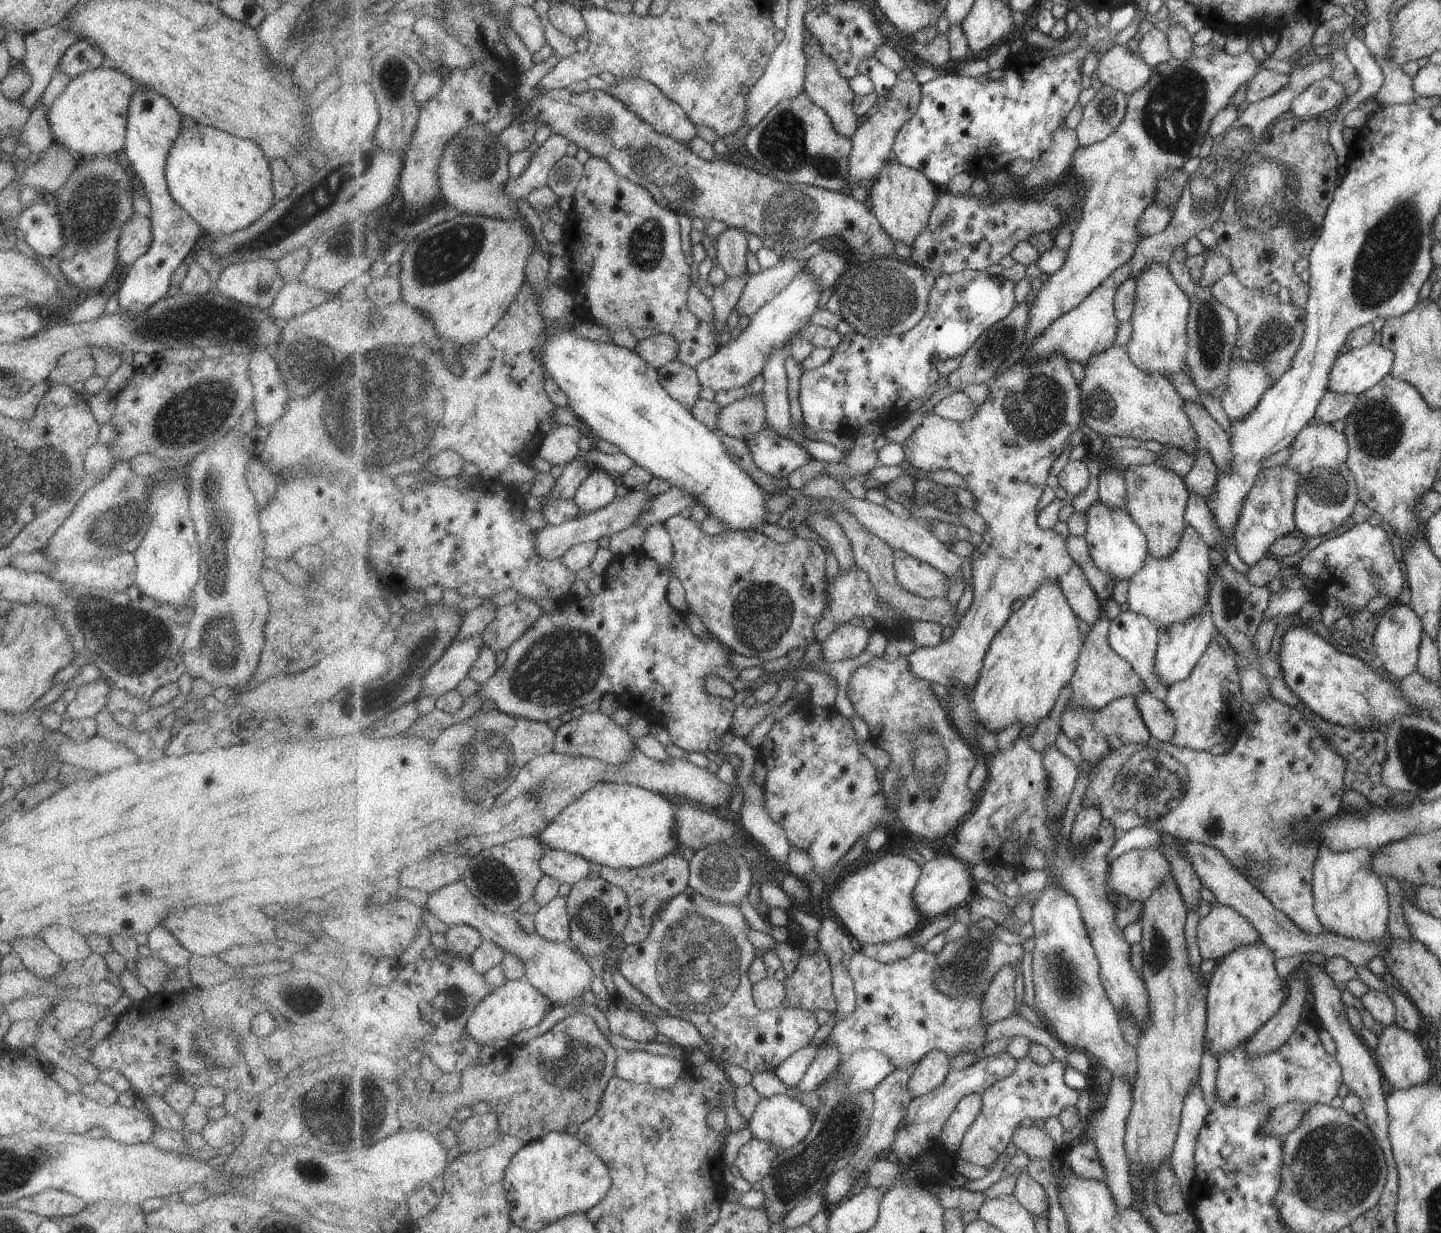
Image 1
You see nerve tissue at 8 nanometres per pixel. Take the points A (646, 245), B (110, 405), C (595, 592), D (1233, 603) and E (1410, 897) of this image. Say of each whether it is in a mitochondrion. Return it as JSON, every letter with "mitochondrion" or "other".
{"A":"mitochondrion","B":"other","C":"other","D":"mitochondrion","E":"other"}

